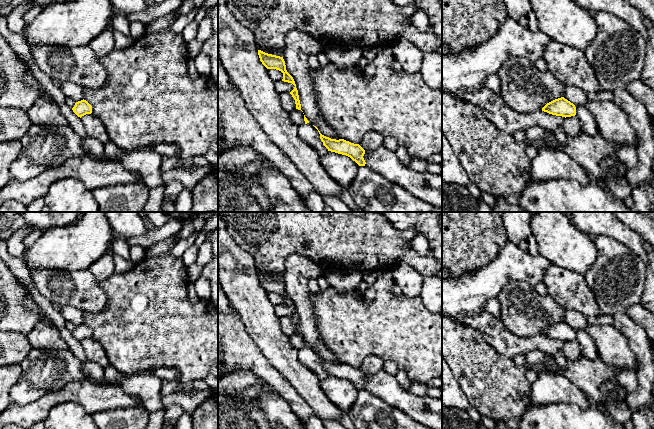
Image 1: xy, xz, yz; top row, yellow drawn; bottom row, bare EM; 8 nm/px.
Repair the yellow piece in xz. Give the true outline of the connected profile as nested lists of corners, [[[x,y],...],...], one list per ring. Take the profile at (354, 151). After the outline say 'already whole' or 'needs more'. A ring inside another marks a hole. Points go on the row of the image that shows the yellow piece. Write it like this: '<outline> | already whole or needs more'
[[[319,130],[318,132],[323,145],[328,149],[328,151],[346,155],[359,166],[365,166],[366,162],[363,158],[365,150],[359,144],[354,144],[344,139],[331,139],[322,135]]] | already whole

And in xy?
[[[83,99],[81,101],[76,102],[72,110],[78,117],[81,118],[86,114],[92,113],[92,106],[86,100]]] | already whole

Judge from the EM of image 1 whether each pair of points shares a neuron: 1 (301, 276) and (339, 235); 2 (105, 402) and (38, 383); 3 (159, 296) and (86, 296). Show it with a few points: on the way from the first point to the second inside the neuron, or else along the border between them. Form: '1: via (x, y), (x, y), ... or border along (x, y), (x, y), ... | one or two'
1: border along (292, 253), (307, 256), (323, 268) | two
2: border along (80, 379), (69, 381), (37, 399) | two
3: border along (100, 283), (107, 305), (92, 313) | two

